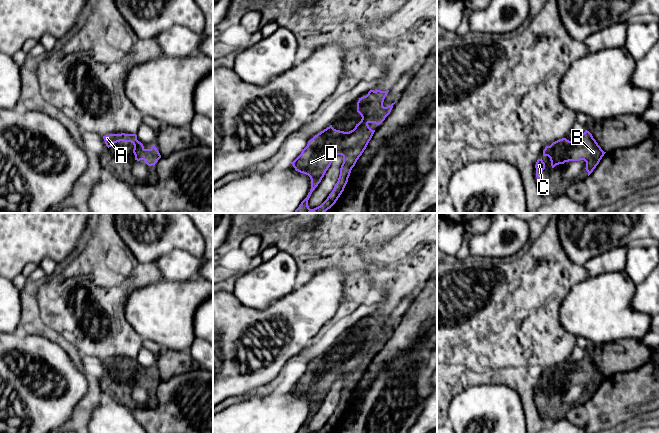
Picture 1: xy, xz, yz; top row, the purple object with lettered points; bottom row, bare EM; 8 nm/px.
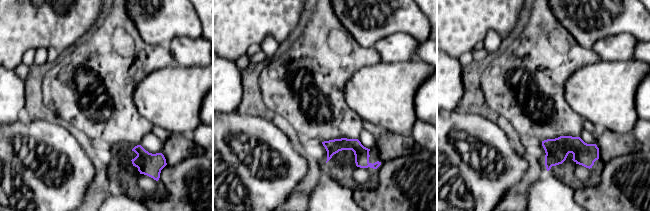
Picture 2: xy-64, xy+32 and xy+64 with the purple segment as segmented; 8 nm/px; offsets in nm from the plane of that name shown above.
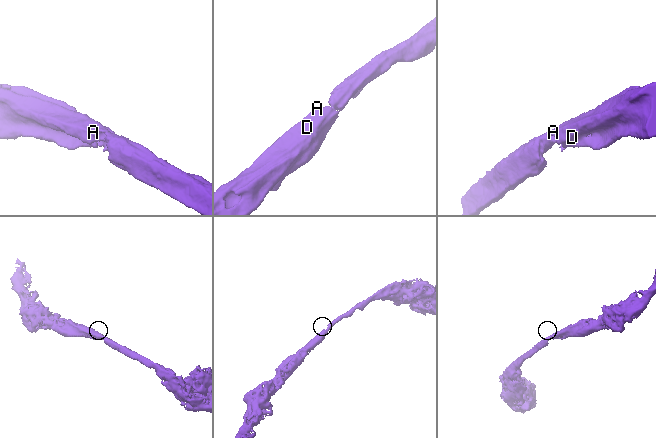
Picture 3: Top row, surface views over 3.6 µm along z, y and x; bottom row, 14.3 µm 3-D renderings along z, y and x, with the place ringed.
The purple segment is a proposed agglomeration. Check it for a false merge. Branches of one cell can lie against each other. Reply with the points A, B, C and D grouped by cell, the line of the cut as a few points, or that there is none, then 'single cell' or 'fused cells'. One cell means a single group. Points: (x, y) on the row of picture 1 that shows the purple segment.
A B C D; no cut; single cell

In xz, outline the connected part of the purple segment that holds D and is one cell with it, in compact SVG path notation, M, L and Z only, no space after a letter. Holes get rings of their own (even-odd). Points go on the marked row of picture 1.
M370 90L357 102L357 112L362 119L353 130L344 132L330 125L309 140L301 154L291 162L296 171L308 175L311 179L310 192L294 213L325 213L336 203L344 191L352 168L375 132L368 124L381 124L395 104L394 102L387 107L383 106L388 92L389 90ZM337 155L343 156L338 181L327 199L320 206L310 209L308 200Z

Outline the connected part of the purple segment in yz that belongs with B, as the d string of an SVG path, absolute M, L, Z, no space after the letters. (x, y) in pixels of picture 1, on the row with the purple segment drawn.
M587 130L572 141L562 138L550 146L546 146L543 150L543 156L550 158L552 168L565 162L584 160L588 176L599 164L605 153Z

